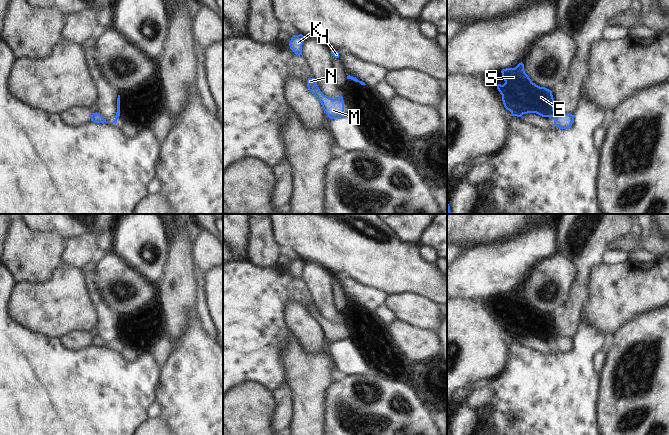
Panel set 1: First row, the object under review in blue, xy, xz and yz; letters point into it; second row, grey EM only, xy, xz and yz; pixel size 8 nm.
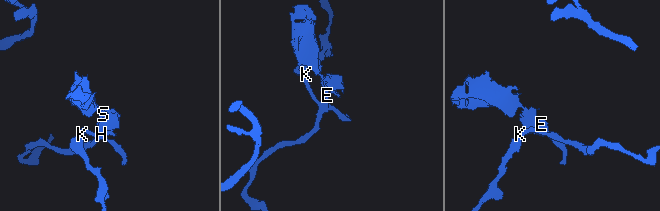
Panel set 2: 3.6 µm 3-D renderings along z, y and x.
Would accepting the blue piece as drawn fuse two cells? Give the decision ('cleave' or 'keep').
cleave

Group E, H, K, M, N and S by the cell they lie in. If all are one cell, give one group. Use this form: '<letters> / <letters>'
E H S / K M N

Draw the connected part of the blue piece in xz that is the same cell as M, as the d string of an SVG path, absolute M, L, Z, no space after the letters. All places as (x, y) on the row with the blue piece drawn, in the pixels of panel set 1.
M314 78L307 80L308 90L319 100L324 110L330 119L338 119L344 117L344 100L341 96L338 98L329 98L325 96L319 89Z

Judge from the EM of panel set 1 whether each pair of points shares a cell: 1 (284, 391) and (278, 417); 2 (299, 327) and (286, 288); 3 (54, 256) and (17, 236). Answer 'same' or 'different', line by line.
1: same
2: different
3: same

